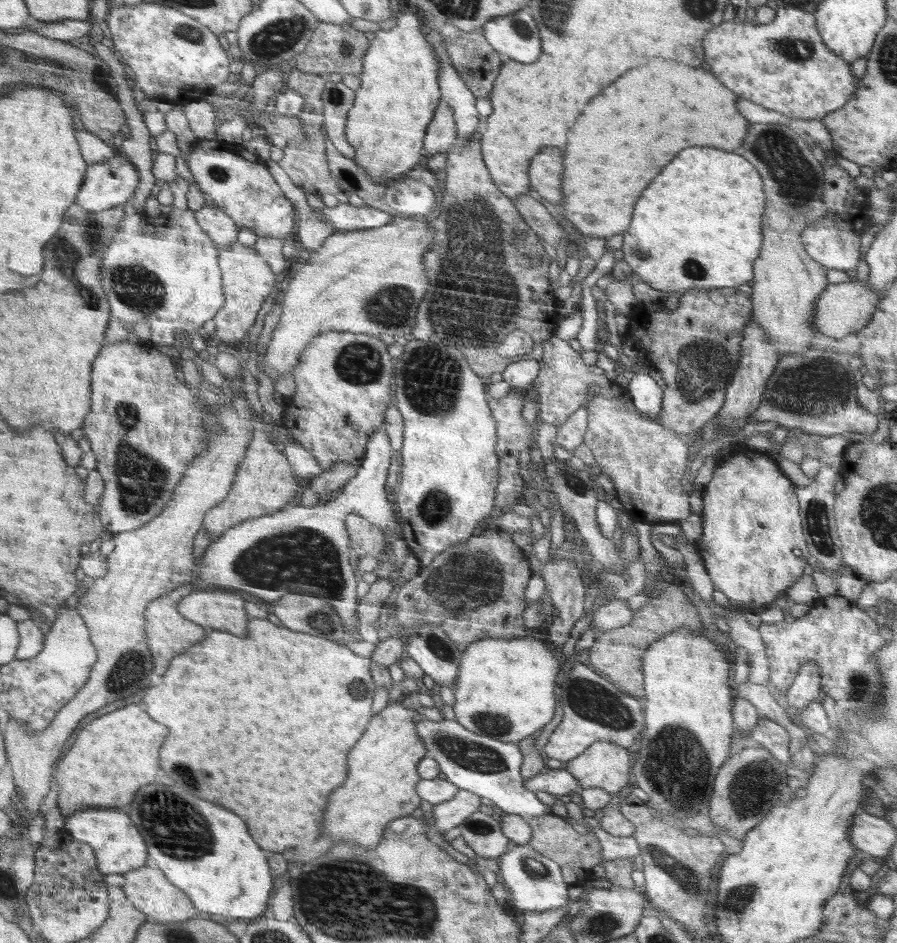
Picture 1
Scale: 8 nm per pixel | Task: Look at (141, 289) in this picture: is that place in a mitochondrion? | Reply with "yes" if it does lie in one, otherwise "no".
yes

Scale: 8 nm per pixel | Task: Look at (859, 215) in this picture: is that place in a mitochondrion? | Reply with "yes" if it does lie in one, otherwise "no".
no

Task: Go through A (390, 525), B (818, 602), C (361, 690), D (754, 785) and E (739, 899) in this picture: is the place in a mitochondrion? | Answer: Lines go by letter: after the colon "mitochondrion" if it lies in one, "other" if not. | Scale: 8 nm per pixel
A: other
B: other
C: mitochondrion
D: mitochondrion
E: mitochondrion

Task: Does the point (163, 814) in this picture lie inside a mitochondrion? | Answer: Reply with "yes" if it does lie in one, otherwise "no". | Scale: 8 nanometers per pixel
yes

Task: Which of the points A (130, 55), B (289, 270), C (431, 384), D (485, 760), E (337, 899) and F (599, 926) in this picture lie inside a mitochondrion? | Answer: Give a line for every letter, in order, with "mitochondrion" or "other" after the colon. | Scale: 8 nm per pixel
A: other
B: other
C: mitochondrion
D: mitochondrion
E: mitochondrion
F: mitochondrion

